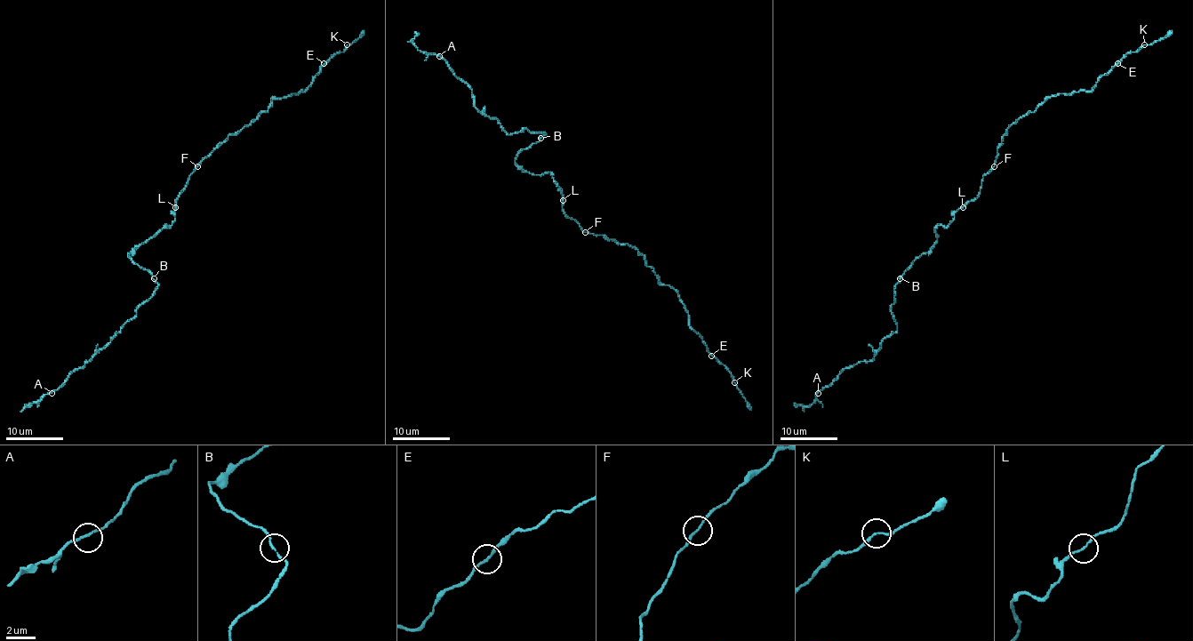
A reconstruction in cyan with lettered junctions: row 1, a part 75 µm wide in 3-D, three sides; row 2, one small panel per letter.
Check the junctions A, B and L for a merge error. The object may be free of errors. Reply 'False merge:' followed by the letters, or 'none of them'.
False merge: none of them

